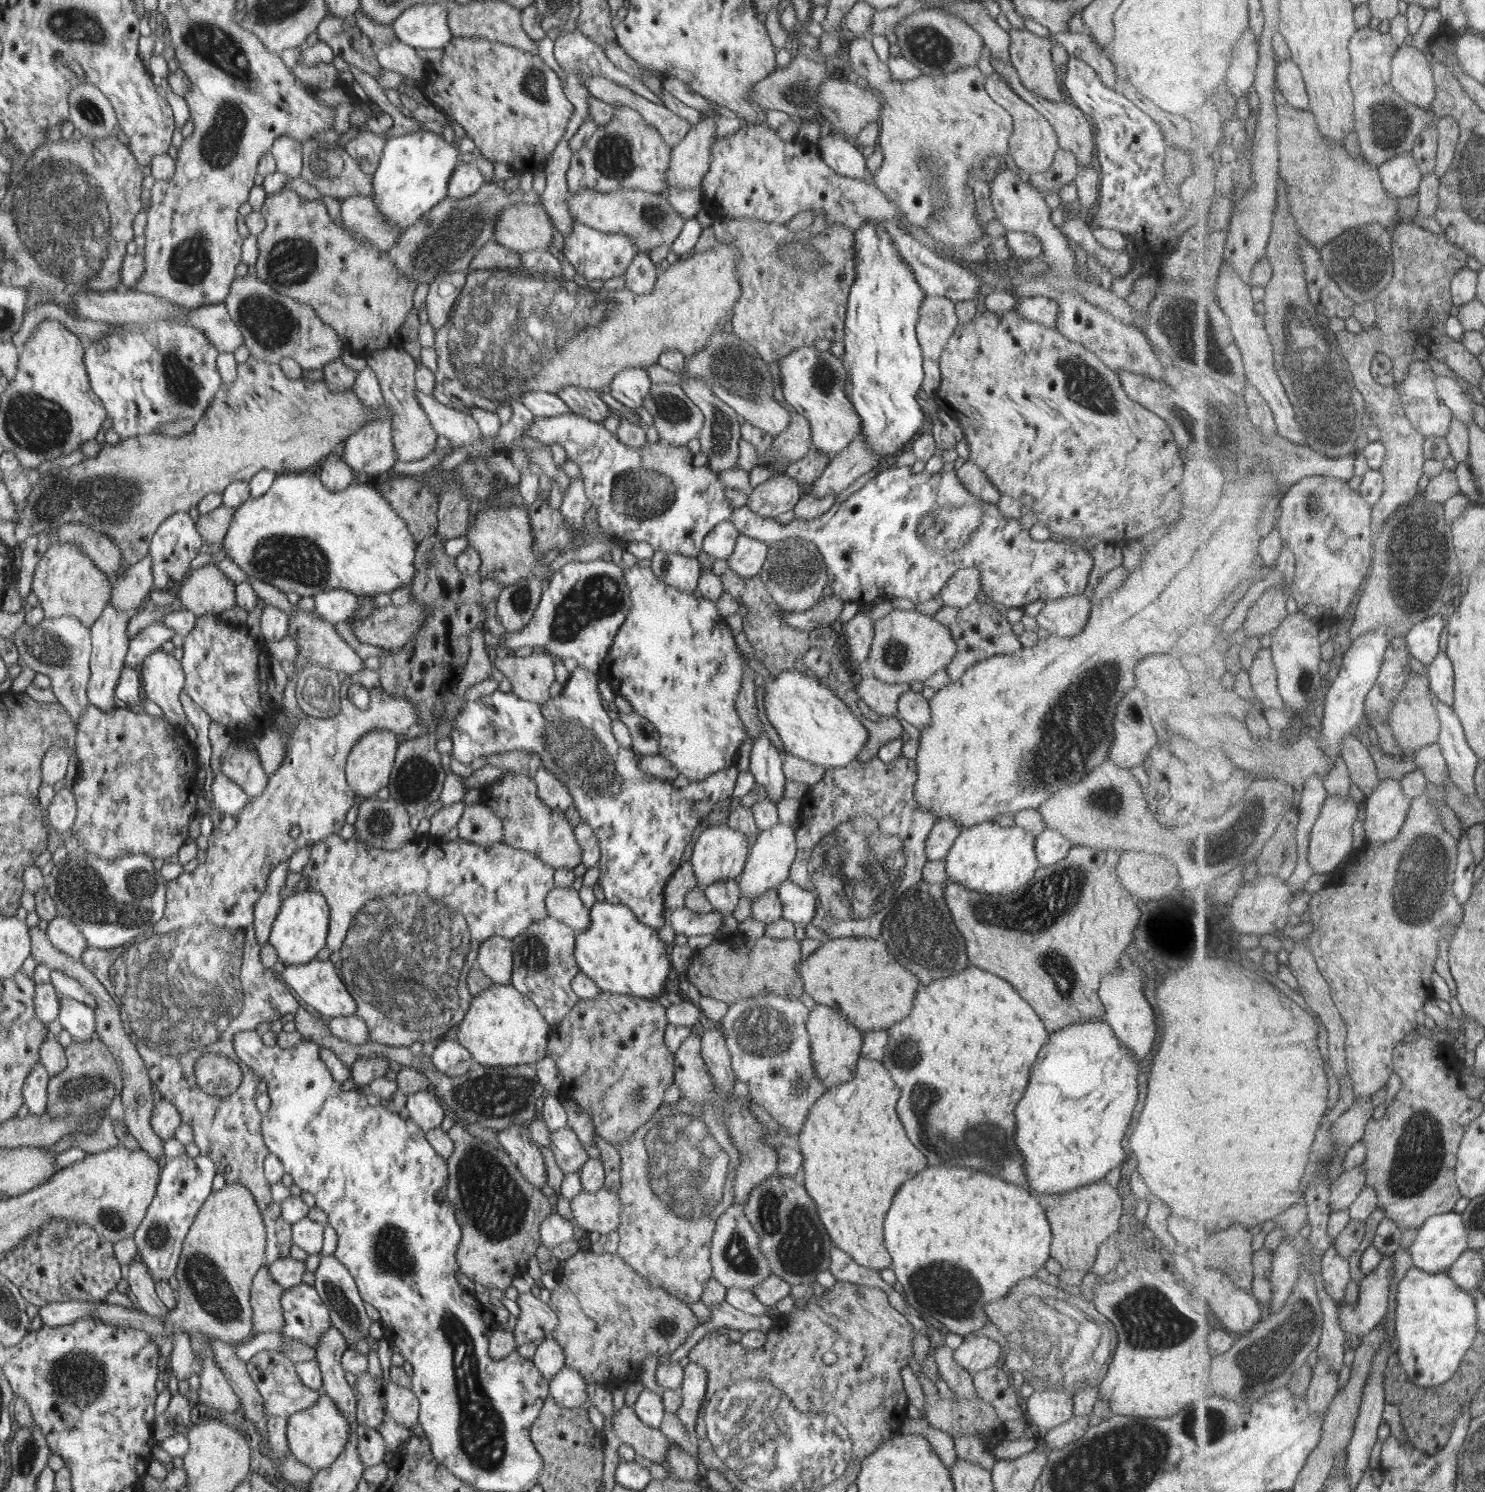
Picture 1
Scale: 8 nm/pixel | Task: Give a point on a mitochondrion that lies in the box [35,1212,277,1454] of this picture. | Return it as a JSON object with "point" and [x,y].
{"point":[203,1276]}

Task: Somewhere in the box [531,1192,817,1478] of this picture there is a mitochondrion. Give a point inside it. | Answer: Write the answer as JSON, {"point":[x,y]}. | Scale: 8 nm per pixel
{"point":[739,1258]}

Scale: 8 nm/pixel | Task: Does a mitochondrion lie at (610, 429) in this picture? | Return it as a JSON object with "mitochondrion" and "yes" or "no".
{"mitochondrion":"no"}

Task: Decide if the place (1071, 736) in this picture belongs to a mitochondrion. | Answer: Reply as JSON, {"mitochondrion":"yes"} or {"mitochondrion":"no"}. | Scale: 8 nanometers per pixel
{"mitochondrion":"yes"}

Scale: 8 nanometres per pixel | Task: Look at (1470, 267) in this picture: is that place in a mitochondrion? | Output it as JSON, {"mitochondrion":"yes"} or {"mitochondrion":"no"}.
{"mitochondrion":"no"}

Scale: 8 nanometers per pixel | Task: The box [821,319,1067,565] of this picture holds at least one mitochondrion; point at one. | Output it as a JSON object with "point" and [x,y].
{"point":[942,530]}

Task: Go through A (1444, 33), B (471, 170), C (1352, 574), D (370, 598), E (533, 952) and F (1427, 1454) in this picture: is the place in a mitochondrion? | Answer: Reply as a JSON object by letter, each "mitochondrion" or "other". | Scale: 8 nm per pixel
{"A":"other","B":"other","C":"other","D":"other","E":"mitochondrion","F":"other"}

